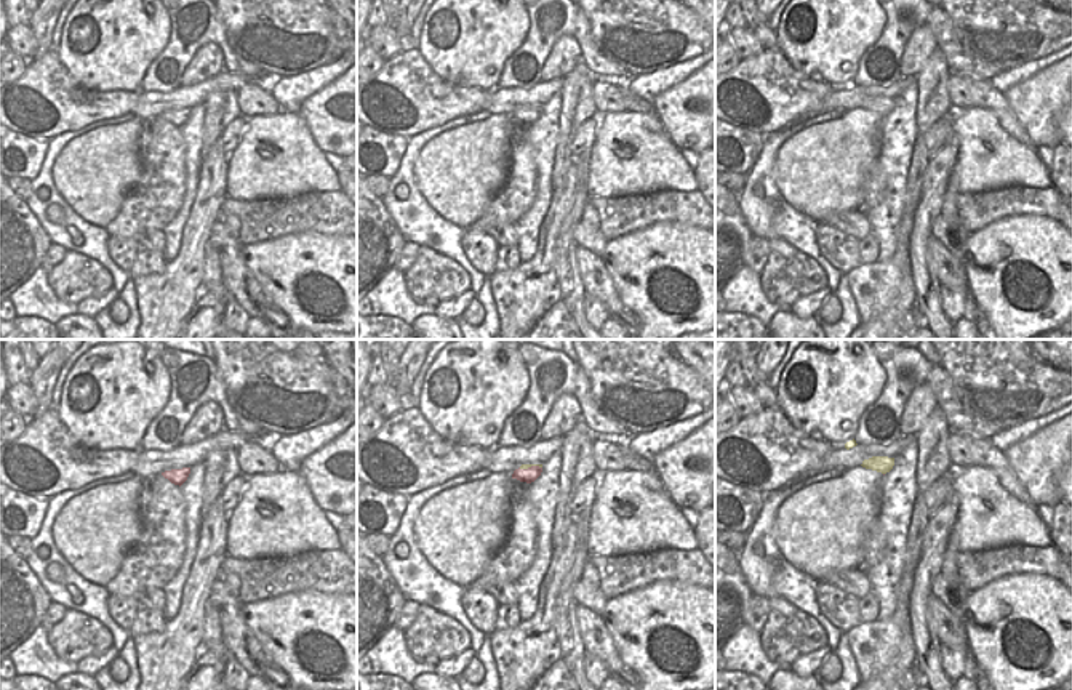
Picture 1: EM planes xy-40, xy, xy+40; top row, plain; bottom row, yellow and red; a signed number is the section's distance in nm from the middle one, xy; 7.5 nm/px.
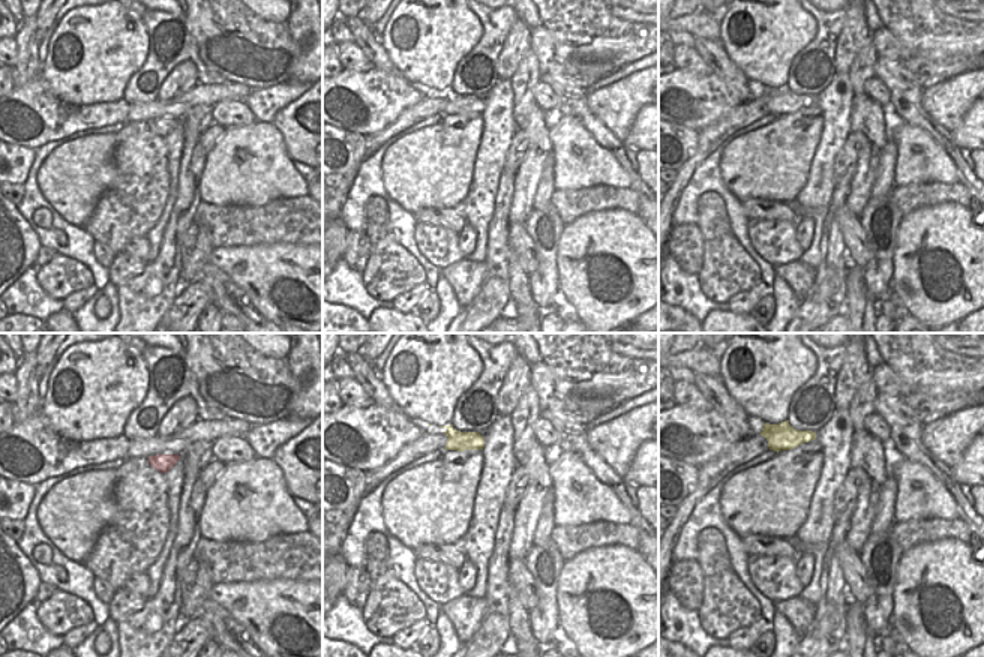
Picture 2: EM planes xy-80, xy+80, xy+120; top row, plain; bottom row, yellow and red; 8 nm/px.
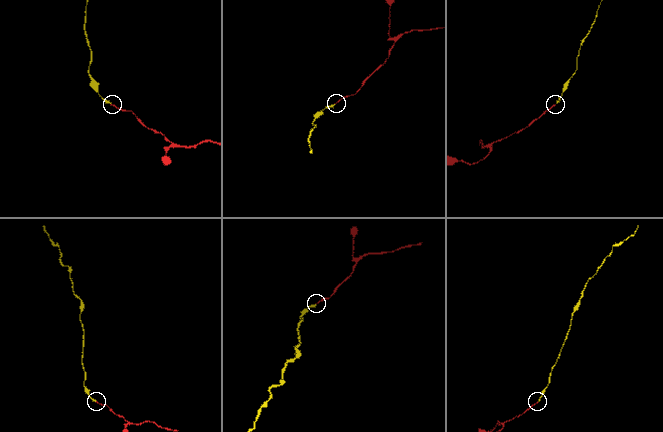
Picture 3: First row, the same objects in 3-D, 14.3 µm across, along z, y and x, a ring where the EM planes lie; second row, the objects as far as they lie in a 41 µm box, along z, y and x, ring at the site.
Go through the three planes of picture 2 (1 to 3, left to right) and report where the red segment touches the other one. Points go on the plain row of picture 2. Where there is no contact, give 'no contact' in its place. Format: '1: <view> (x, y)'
1: no contact
2: no contact
3: no contact

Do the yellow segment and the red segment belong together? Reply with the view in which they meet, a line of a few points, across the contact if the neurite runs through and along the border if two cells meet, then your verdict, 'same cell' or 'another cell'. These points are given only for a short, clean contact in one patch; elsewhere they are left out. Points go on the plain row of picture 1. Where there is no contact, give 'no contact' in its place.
contact in xy; line xy (524, 108), (530, 108), (530, 116); same cell

